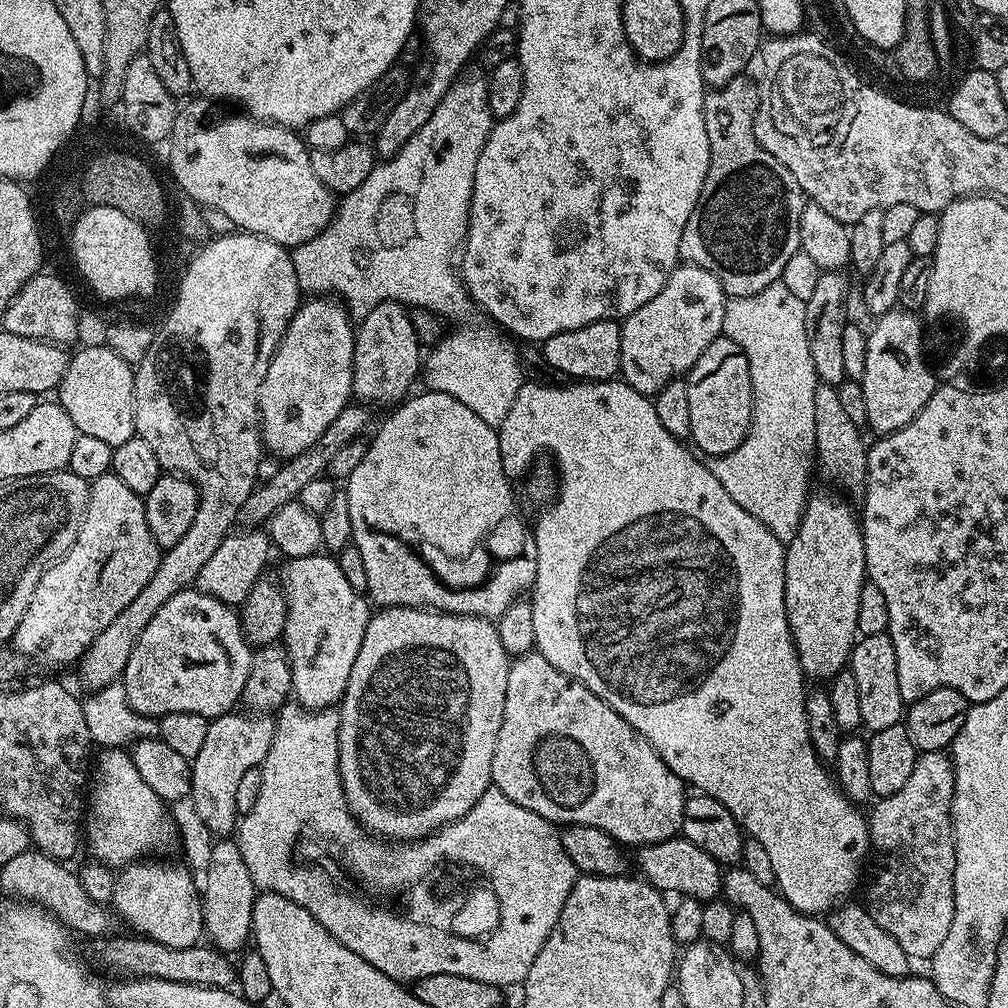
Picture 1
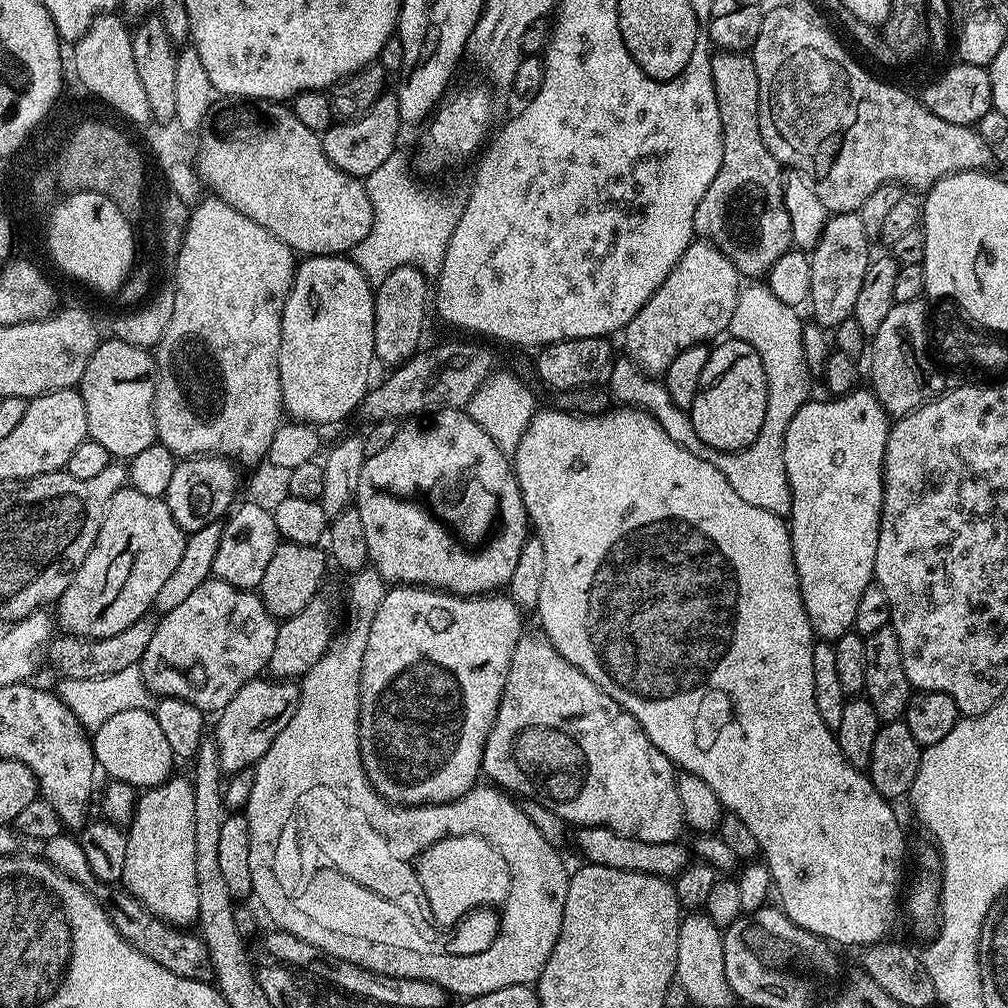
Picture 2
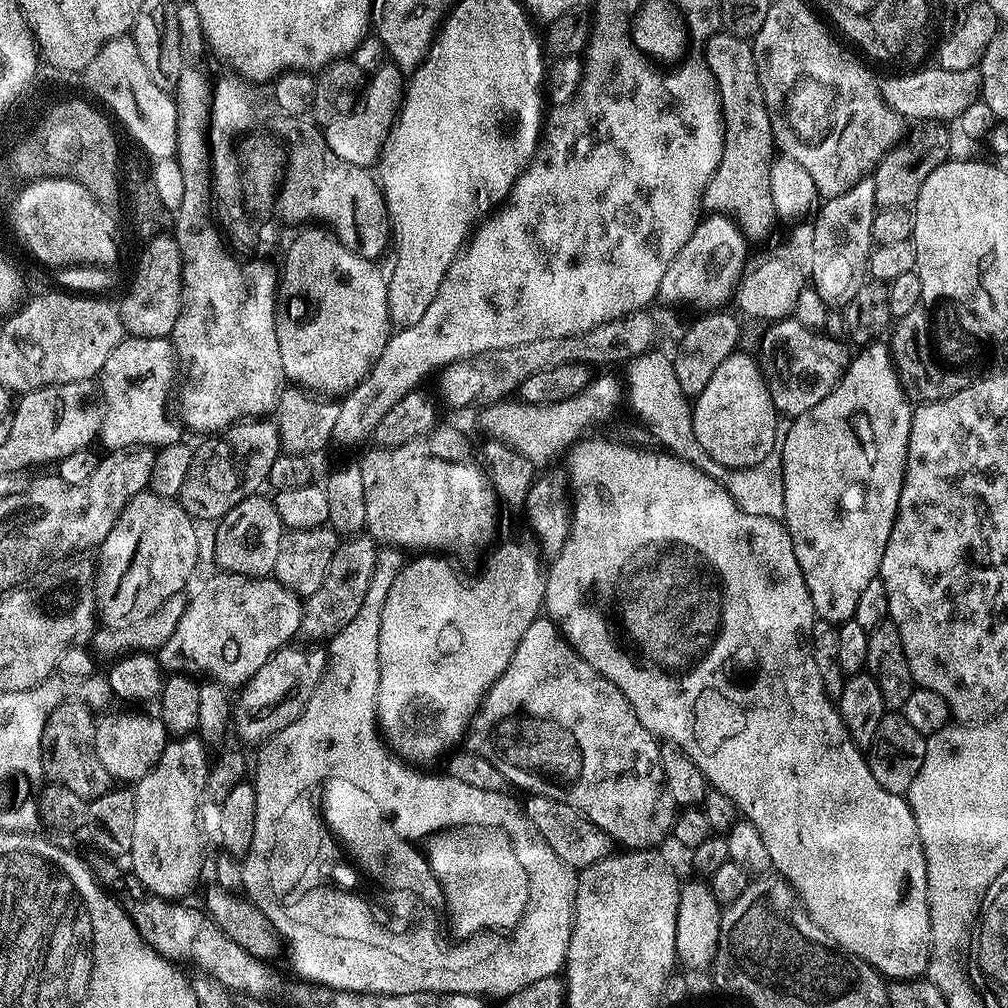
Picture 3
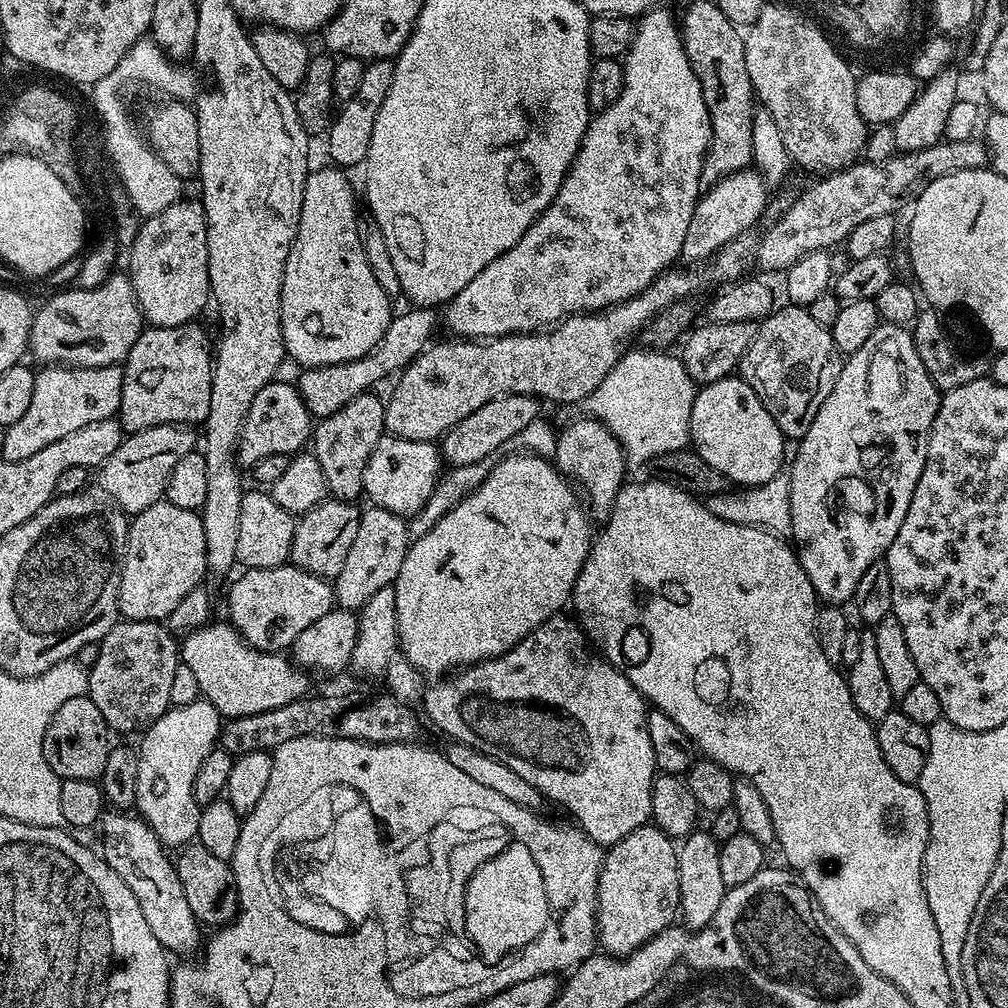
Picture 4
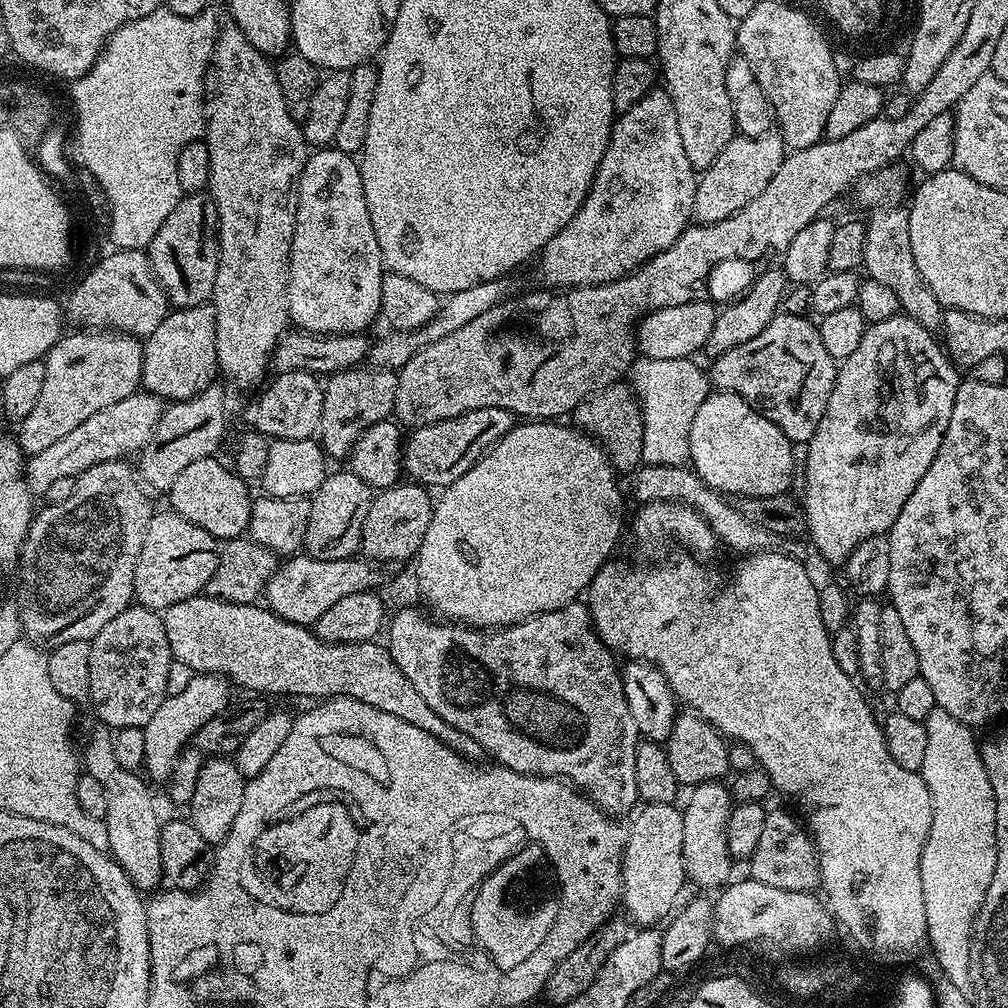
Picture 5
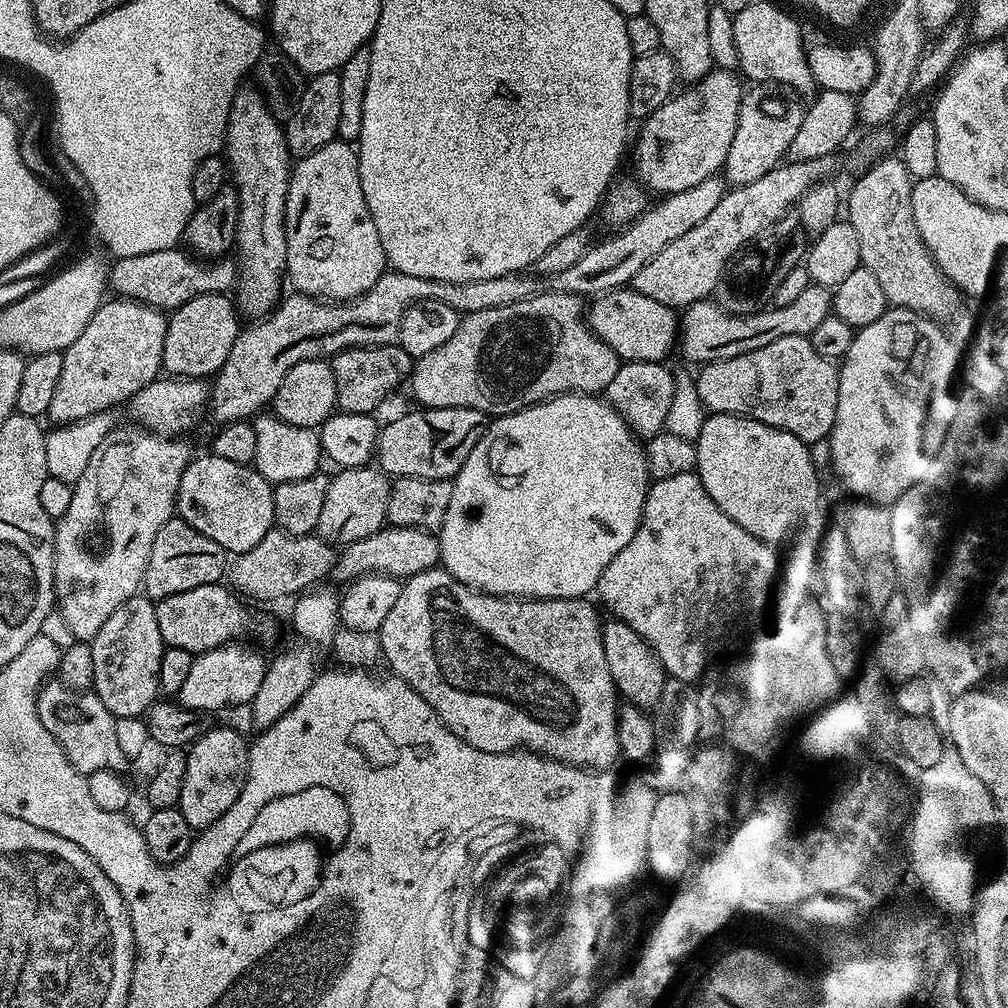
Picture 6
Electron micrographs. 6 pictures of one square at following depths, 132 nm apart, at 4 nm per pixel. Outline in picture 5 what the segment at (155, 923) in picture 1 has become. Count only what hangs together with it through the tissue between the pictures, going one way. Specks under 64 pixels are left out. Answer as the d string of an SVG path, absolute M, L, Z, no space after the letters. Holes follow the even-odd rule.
M219 674L193 675L190 686L173 696L165 696L162 706L154 713L154 718L144 727L145 756L143 767L152 772L167 774L172 771L174 762L191 741L192 735L210 718L222 714L233 699L234 688L229 681Z

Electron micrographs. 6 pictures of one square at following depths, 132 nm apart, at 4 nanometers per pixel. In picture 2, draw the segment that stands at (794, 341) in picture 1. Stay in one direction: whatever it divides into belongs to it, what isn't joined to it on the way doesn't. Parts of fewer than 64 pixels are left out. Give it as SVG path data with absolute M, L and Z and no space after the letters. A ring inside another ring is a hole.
M763 283L753 284L756 284L753 288L745 287L741 291L734 306L730 332L735 339L754 346L754 350L758 350L758 358L762 358L768 379L766 418L762 422L762 430L758 430L758 438L754 438L750 447L740 452L719 452L715 448L708 452L708 456L712 456L712 464L726 474L726 482L734 486L734 494L738 494L738 498L750 502L750 506L758 506L758 510L770 510L770 514L788 518L792 515L792 491L784 461L786 426L790 426L790 418L794 418L794 414L798 414L800 407L810 399L810 375L803 354L804 324L793 305L778 302Z

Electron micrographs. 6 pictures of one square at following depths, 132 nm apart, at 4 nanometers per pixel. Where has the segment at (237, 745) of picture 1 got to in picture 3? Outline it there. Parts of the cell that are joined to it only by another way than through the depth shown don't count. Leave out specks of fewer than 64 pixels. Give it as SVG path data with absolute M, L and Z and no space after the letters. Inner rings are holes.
M285 646L276 651L243 685L240 701L234 704L234 726L240 731L244 740L256 740L263 742L269 740L278 730L290 726L294 718L302 714L306 702L310 702L310 694L318 686L324 672L328 669L329 653L320 646L308 646L312 648L292 648Z

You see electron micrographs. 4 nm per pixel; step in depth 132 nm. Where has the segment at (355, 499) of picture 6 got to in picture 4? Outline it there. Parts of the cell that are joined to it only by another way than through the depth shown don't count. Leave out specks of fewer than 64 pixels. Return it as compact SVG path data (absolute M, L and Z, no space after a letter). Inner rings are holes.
M325 498L318 506L303 513L296 520L294 542L292 543L291 563L315 576L335 578L346 563L346 554L358 534L361 509L355 503L335 498Z

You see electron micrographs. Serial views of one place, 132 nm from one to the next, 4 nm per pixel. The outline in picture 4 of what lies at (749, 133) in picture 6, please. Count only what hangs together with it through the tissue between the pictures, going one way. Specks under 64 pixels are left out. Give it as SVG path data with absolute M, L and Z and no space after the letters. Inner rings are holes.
M755 170L735 172L707 189L694 206L694 218L690 218L690 227L686 229L680 260L688 266L700 266L696 264L703 260L711 261L727 244L751 233L751 228L759 222L768 204L768 192L769 185L764 183L760 173Z

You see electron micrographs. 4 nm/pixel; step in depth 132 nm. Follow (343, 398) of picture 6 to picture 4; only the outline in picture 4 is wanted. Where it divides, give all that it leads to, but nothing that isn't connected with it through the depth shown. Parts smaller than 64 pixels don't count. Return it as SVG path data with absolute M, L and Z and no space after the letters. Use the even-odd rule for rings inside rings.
M369 390L358 394L358 398L350 398L350 402L342 406L342 410L334 410L334 414L323 417L315 425L310 437L311 451L322 466L322 474L326 474L328 491L337 500L356 502L364 496L366 462L370 462L374 446L378 446L378 442L386 435L385 401L381 397L379 400L376 394L375 391Z

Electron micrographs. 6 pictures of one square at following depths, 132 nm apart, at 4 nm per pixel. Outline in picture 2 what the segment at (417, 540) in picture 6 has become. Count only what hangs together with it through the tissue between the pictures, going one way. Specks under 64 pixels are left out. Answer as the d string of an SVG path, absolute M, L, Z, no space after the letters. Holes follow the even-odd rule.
M209 578L181 602L174 610L163 613L156 621L156 629L138 667L146 686L157 697L180 697L206 714L218 714L246 686L267 669L270 653L274 650L274 638L278 638L278 620L268 613L255 591L235 588L226 582Z

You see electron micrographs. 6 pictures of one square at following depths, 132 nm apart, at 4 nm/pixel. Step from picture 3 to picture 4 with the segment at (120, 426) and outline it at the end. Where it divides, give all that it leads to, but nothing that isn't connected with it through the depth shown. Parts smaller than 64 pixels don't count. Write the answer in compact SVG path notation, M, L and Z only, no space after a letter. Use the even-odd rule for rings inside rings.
M193 322L165 328L145 327L122 362L122 402L118 419L125 433L141 432L159 424L203 425L210 414L214 348Z

